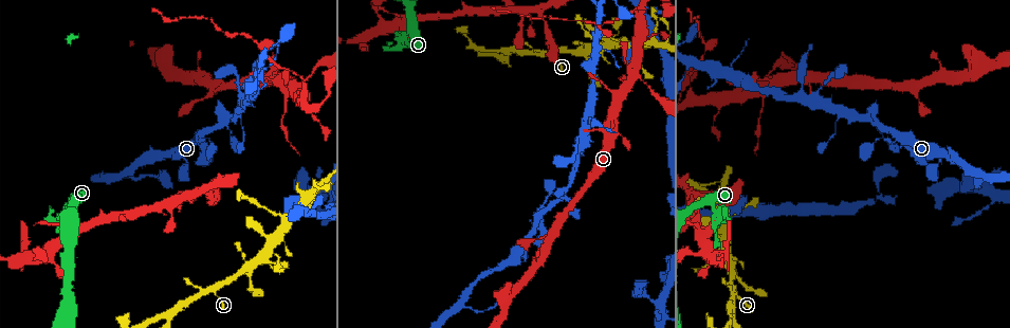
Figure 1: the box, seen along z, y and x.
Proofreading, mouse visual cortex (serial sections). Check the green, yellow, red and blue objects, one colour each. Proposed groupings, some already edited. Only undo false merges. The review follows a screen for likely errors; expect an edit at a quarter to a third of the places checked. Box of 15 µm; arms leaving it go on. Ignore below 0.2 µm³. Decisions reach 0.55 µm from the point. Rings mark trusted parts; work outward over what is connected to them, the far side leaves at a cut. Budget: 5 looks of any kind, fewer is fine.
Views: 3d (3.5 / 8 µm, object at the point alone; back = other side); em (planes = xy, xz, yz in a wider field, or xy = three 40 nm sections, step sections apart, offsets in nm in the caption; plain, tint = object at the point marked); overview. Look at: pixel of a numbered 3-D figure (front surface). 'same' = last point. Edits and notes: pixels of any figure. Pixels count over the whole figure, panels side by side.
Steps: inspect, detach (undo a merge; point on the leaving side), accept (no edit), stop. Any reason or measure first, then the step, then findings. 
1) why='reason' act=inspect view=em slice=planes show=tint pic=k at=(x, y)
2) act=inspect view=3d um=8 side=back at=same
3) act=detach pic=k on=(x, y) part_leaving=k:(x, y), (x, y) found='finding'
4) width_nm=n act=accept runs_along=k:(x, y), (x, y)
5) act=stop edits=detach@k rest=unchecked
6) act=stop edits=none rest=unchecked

why='narrows sharply' act=inspect view=3d um=3.5 pic=1 at=(242, 96)

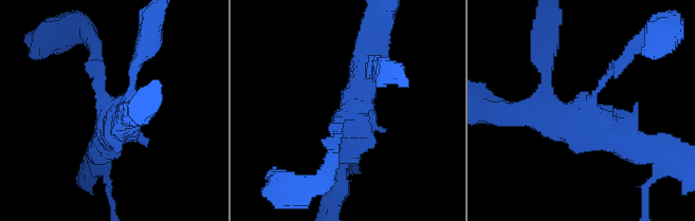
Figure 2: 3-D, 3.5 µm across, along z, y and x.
arms=3 arm_widths_nm=150,350,400 act=inspect view=em slice=xy step=2 show=tint pic=2 at=(589, 106)

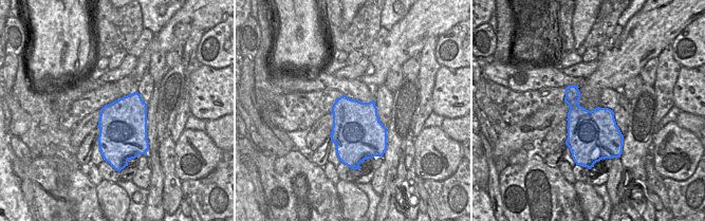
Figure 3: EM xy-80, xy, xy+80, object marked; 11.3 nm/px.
act=accept runs_along=2:(651, 149), (590, 124), (523, 113) found='all the same cell'

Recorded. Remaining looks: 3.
why='narrows sharply' act=inspect view=3d um=3.5 pic=1 at=(404, 34)

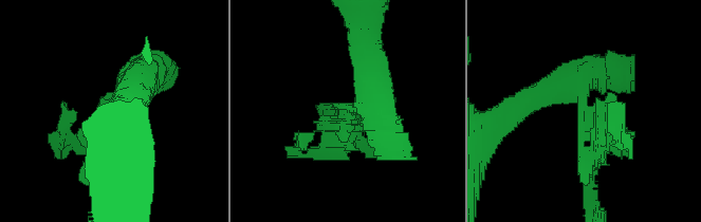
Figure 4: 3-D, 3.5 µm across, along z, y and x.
why='need the tissue' act=inspect view=em slice=xy step=3 show=tint pic=4 at=(587, 118)

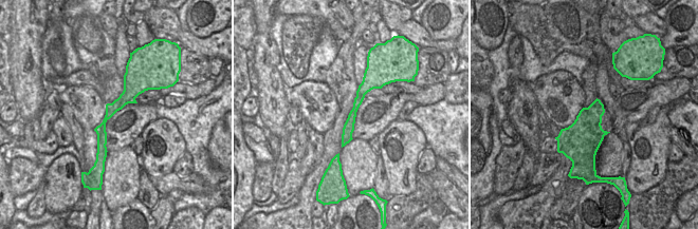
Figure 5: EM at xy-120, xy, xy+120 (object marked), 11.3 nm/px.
act=detach pic=4 on=(607, 134) part_leaving=4:(584, 112), (600, 131), (586, 196) found='a second cell is stuck on'

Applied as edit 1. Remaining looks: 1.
act=stop edits=detach@4 rest=unchecked

